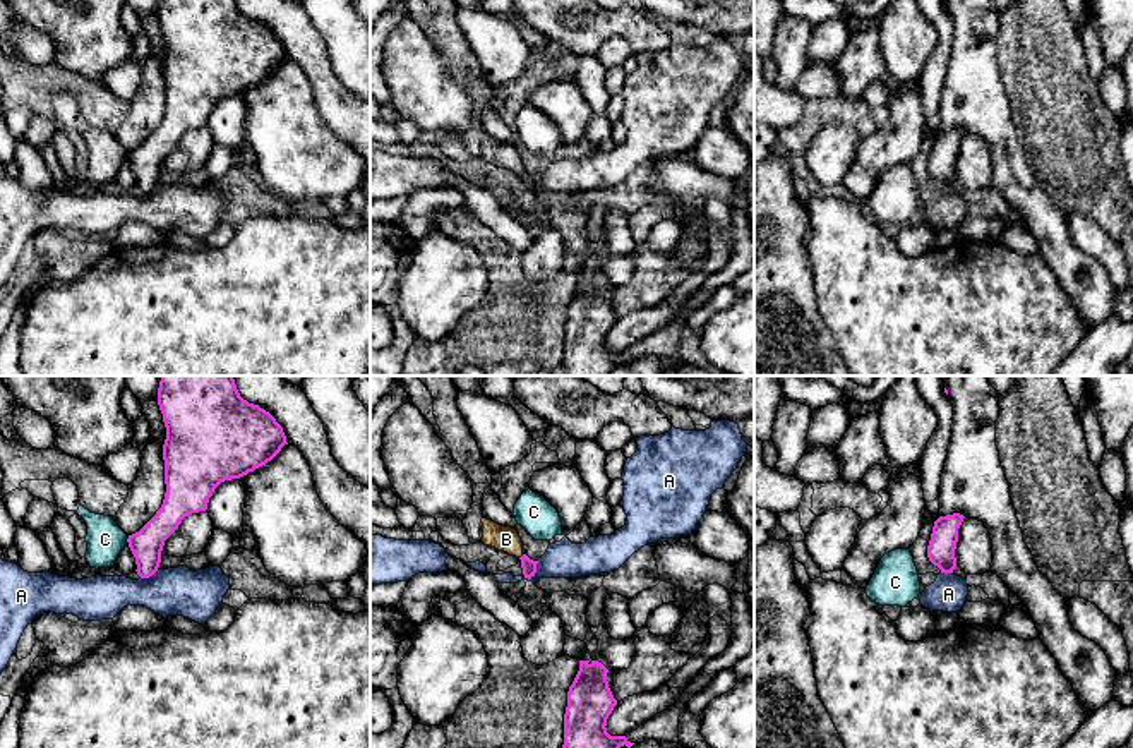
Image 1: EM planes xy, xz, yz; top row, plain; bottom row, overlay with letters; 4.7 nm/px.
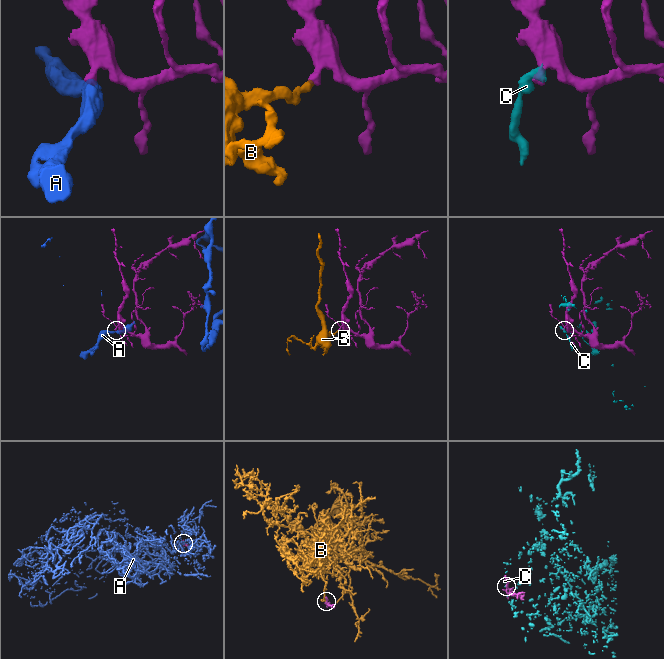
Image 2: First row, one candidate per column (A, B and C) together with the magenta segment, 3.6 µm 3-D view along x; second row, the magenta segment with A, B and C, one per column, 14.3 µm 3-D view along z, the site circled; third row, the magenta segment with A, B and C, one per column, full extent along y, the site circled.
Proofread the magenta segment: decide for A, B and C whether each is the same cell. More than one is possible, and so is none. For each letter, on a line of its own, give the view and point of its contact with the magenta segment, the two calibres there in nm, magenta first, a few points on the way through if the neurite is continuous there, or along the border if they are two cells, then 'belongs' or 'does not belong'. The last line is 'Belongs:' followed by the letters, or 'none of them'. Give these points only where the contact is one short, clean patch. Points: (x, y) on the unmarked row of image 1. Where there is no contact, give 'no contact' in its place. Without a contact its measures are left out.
A: xz (535, 187) | 70/180 nm | along xz (537, 177), (537, 186), (527, 194) | does not belong
B: xz (521, 172) | 70/120 nm | along xz (523, 170), (520, 174) | does not belong
C: xy (127, 155) | 150/180 nm | along xy (129, 151), (125, 156) | does not belong
Belongs: none of them

